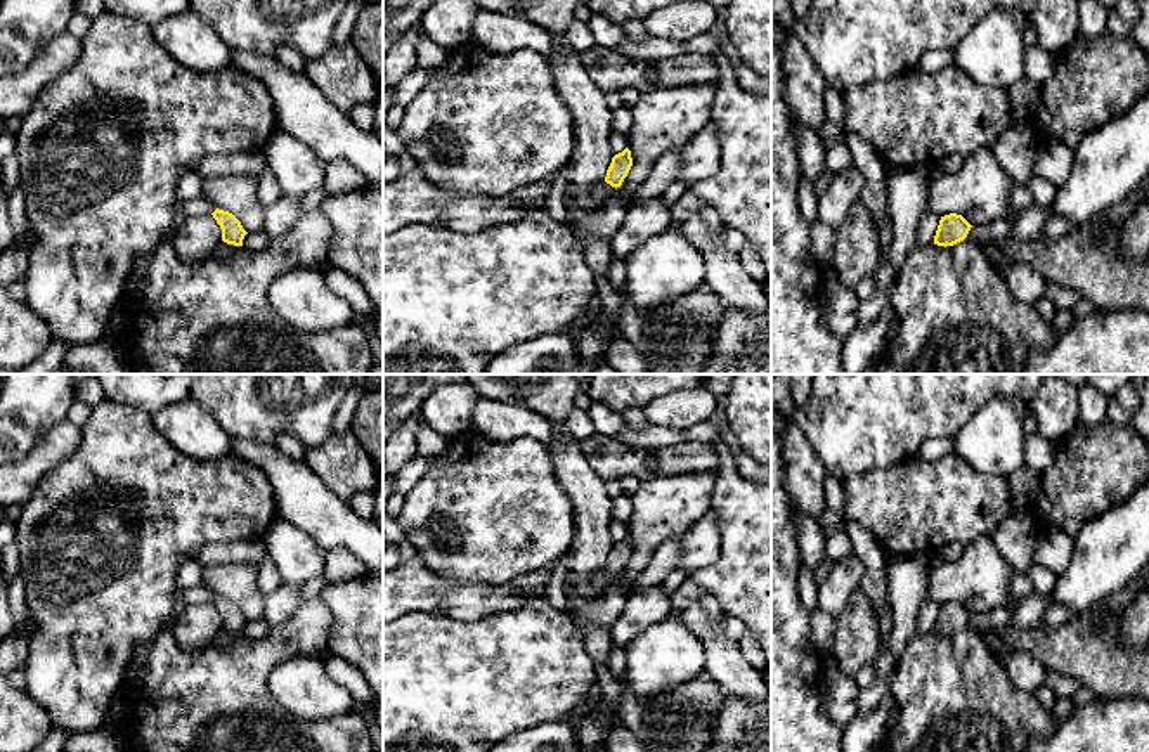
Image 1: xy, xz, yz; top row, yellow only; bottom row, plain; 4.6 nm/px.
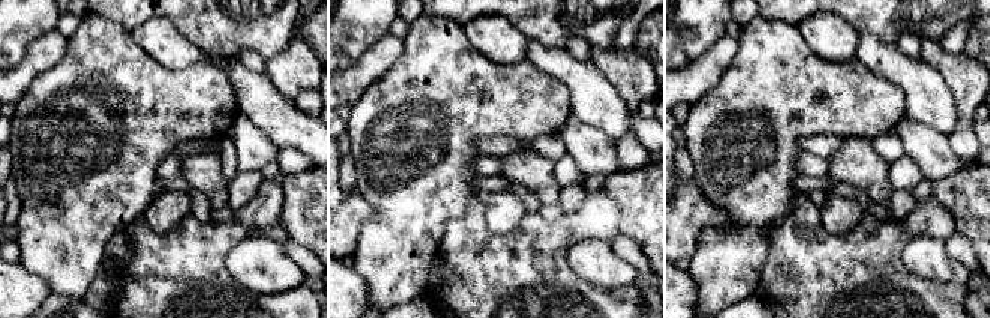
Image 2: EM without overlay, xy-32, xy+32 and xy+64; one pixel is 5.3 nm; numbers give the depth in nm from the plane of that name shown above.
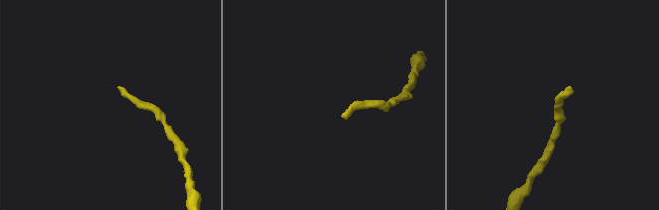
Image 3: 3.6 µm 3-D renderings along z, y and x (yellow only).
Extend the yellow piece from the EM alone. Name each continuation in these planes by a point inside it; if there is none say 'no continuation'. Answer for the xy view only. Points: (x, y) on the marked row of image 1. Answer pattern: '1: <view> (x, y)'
no continuation

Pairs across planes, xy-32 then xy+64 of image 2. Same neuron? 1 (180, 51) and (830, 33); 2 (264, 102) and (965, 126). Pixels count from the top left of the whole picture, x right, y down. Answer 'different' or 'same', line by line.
1: same
2: different

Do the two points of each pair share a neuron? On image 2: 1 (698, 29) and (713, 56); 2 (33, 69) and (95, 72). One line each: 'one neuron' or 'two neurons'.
1: two neurons
2: two neurons

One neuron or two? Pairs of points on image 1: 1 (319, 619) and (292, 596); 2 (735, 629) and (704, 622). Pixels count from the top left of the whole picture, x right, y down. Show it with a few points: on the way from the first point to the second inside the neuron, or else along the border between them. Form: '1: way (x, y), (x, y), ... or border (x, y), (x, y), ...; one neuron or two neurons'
1: border (302, 602), (272, 629); two neurons
2: way (728, 626), (711, 626); one neuron

